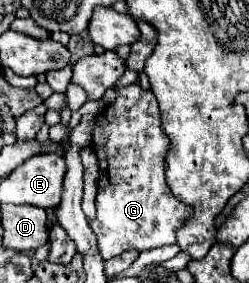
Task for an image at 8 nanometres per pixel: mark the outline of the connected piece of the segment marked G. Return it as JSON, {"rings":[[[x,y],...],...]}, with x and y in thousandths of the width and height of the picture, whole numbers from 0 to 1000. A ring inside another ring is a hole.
{"rings":[[[550,293],[510,300],[470,322],[470,357],[430,371],[382,420],[373,463],[373,534],[398,562],[398,640],[390,640],[390,767],[365,809],[390,837],[398,894],[422,915],[470,908],[518,880],[590,887],[655,866],[703,859],[703,816],[759,767],[759,731],[711,710],[663,640],[663,541],[679,527],[679,491],[647,456],[647,413],[631,350],[606,322],[574,322]]]}

